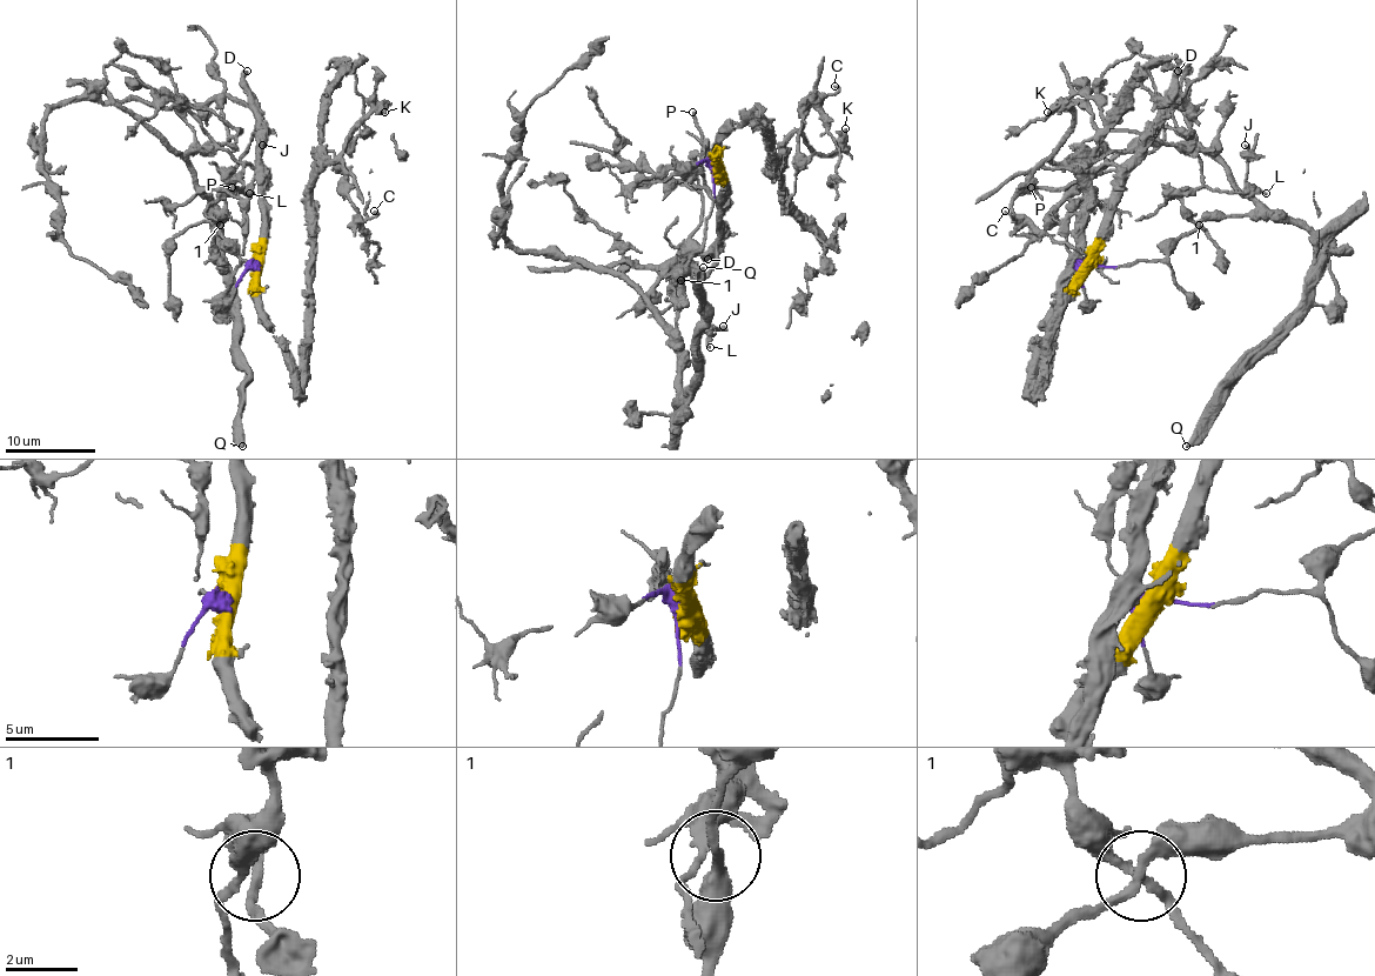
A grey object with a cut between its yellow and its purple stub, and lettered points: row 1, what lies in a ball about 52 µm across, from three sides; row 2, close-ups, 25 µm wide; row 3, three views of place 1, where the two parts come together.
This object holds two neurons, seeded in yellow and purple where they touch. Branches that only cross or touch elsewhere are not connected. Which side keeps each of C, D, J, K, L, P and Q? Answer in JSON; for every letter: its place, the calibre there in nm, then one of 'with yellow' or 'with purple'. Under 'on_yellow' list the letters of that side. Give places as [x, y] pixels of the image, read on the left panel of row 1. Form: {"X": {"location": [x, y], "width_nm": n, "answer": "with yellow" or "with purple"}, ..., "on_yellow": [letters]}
{"C": {"location": [374, 211], "width_nm": 170, "answer": "with yellow"}, "D": {"location": [247, 71], "width_nm": 460, "answer": "with yellow"}, "J": {"location": [262, 145], "width_nm": 240, "answer": "with yellow"}, "K": {"location": [384, 112], "width_nm": 320, "answer": "with yellow"}, "L": {"location": [249, 193], "width_nm": 180, "answer": "with yellow"}, "P": {"location": [232, 187], "width_nm": 260, "answer": "with yellow"}, "Q": {"location": [242, 446], "width_nm": 420, "answer": "with purple"}, "on_yellow": ["C", "D", "J", "K", "L", "P"]}

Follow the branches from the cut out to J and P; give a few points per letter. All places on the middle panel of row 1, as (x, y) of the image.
J: (717, 165), (722, 238), (715, 265), (695, 282), (702, 319), (710, 327), (724, 325)
P: (717, 165), (722, 191), (715, 199), (702, 172), (702, 138), (692, 111)

